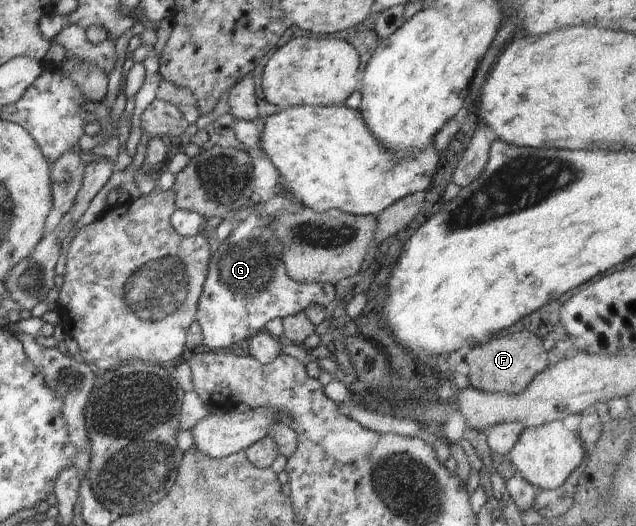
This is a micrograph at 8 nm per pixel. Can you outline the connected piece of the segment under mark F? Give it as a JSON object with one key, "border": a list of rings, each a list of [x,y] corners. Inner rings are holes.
{"border":[[[515,332],[505,334],[501,338],[493,336],[491,340],[475,345],[464,356],[469,365],[468,375],[471,386],[490,393],[521,394],[527,385],[550,364],[547,351],[543,348],[543,340],[531,332]]]}

